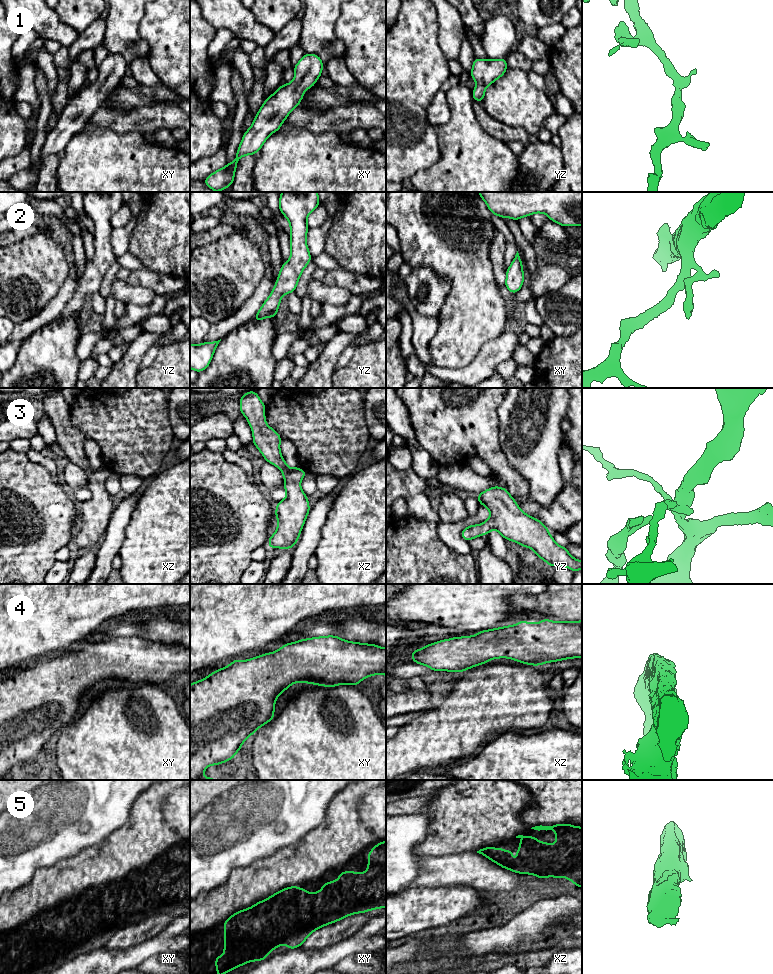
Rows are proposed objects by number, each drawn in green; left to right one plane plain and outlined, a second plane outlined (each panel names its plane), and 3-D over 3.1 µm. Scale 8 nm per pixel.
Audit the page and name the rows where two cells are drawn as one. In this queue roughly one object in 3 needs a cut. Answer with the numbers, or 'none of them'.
none of them

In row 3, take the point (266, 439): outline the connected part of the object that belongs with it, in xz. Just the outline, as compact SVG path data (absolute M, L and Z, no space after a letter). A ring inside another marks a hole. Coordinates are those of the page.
M256 391L246 392L239 400L240 413L243 414L253 432L253 444L263 455L265 461L278 467L284 477L283 488L287 497L278 501L275 515L278 527L268 539L269 548L293 548L310 511L307 495L302 491L300 481L308 474L300 467L289 468L280 452L282 437L265 420L266 405Z

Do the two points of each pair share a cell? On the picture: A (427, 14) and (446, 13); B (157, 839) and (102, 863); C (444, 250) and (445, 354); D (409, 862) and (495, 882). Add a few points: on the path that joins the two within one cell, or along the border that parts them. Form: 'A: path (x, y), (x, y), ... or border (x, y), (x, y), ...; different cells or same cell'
A: border (436, 10), (438, 18), (437, 38); different cells
B: path (143, 839), (134, 847), (116, 857); same cell
C: path (458, 276), (458, 328); same cell
D: border (420, 857), (419, 872), (410, 886); different cells

